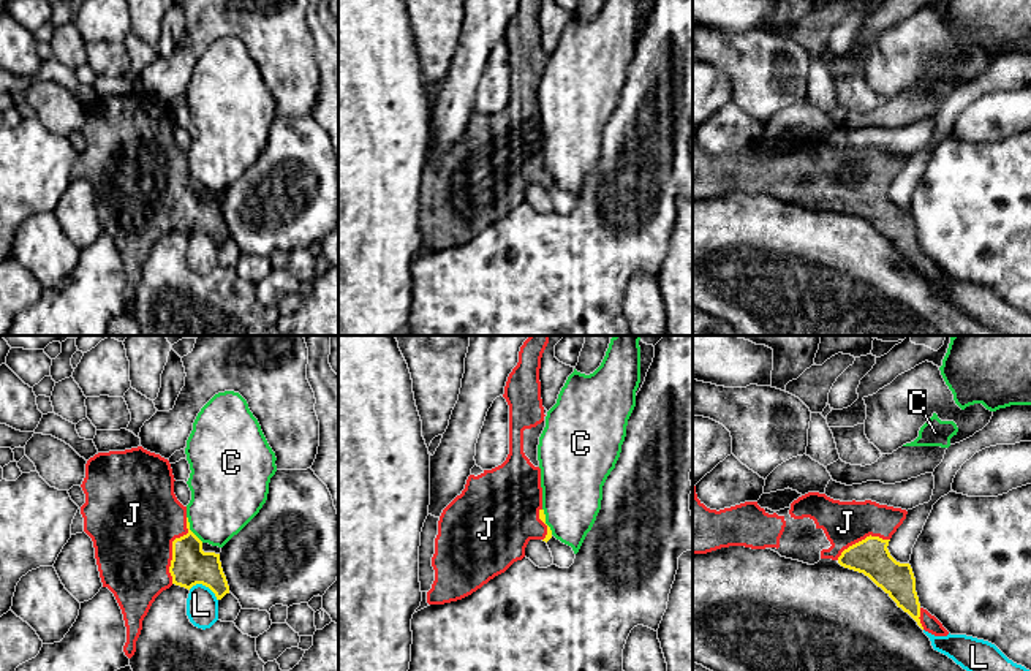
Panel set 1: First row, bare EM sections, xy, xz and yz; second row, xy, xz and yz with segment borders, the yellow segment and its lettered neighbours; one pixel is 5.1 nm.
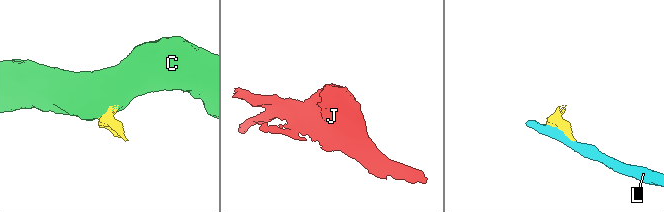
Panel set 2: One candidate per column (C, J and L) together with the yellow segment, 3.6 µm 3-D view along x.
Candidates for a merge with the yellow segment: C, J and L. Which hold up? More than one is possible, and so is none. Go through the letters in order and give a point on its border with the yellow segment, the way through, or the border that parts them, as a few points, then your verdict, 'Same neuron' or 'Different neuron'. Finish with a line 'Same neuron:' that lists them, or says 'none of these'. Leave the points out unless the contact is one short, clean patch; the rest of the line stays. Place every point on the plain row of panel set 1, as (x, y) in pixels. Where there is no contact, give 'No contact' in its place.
C: Touches yellow at xy (188, 174). Boundary: xy (187, 162), (188, 173), (203, 187). Different neuron
J: Touches yellow at xy (173, 193). Same neuron
L: Touches yellow at xy (204, 230). Different neuron
Same neuron: J

